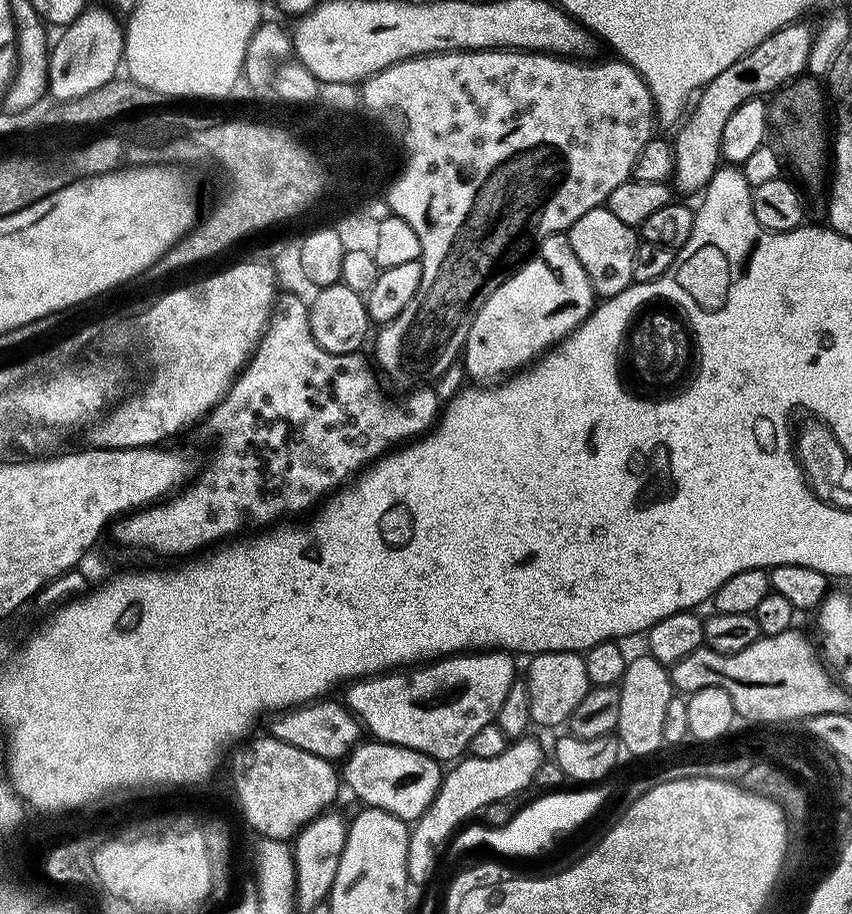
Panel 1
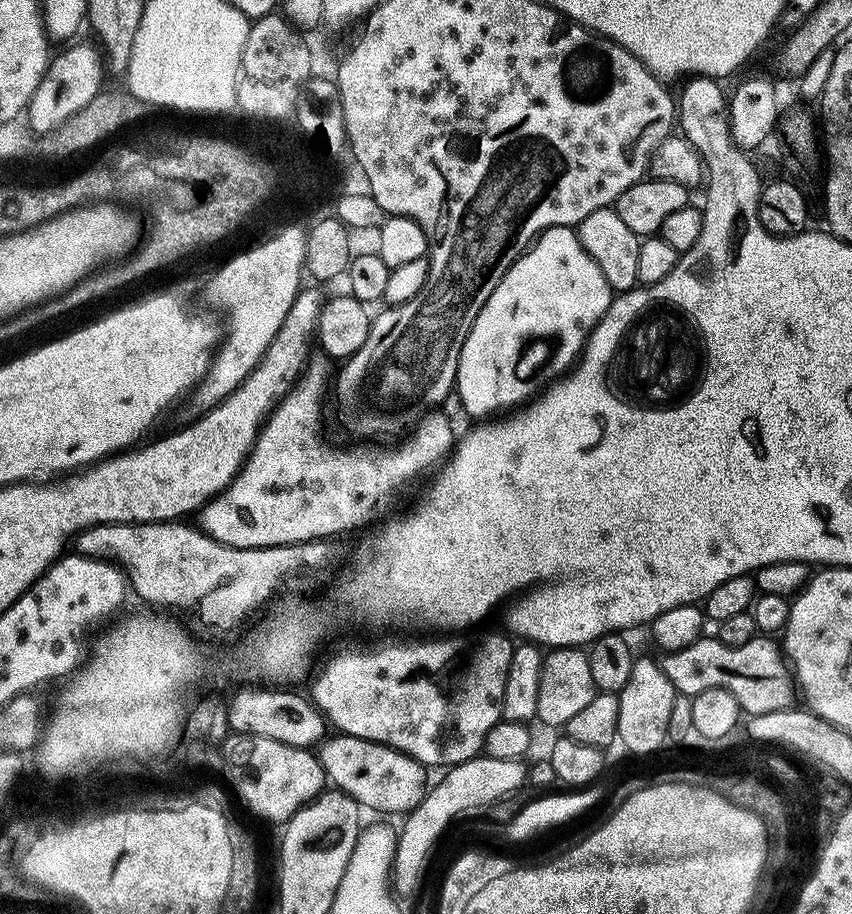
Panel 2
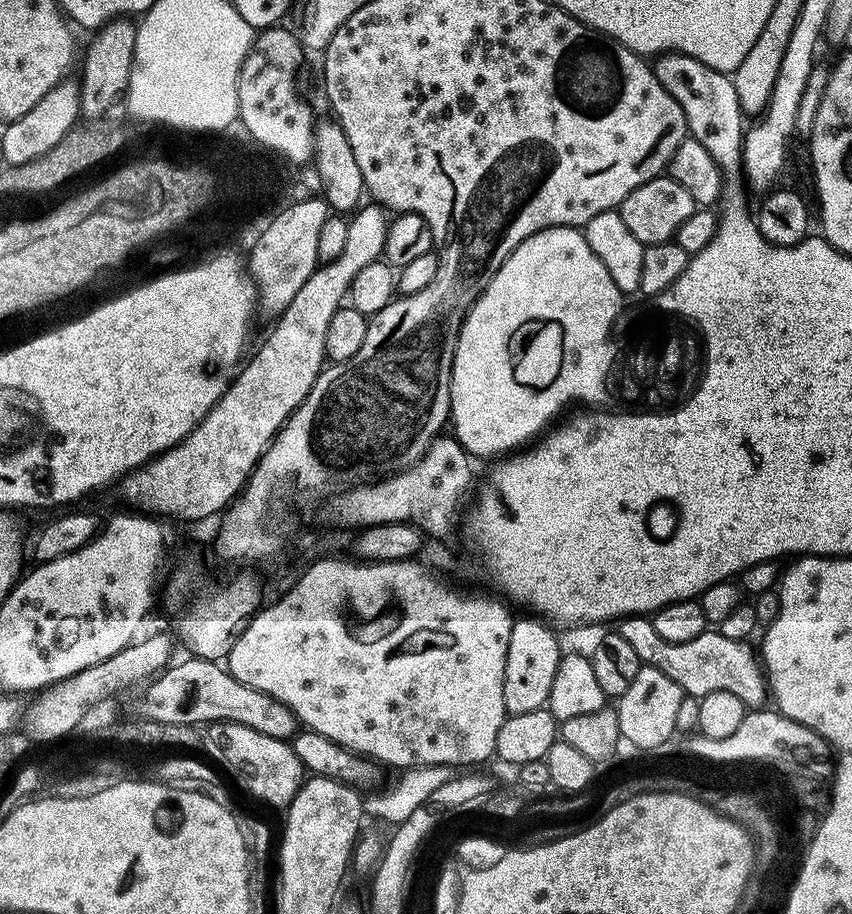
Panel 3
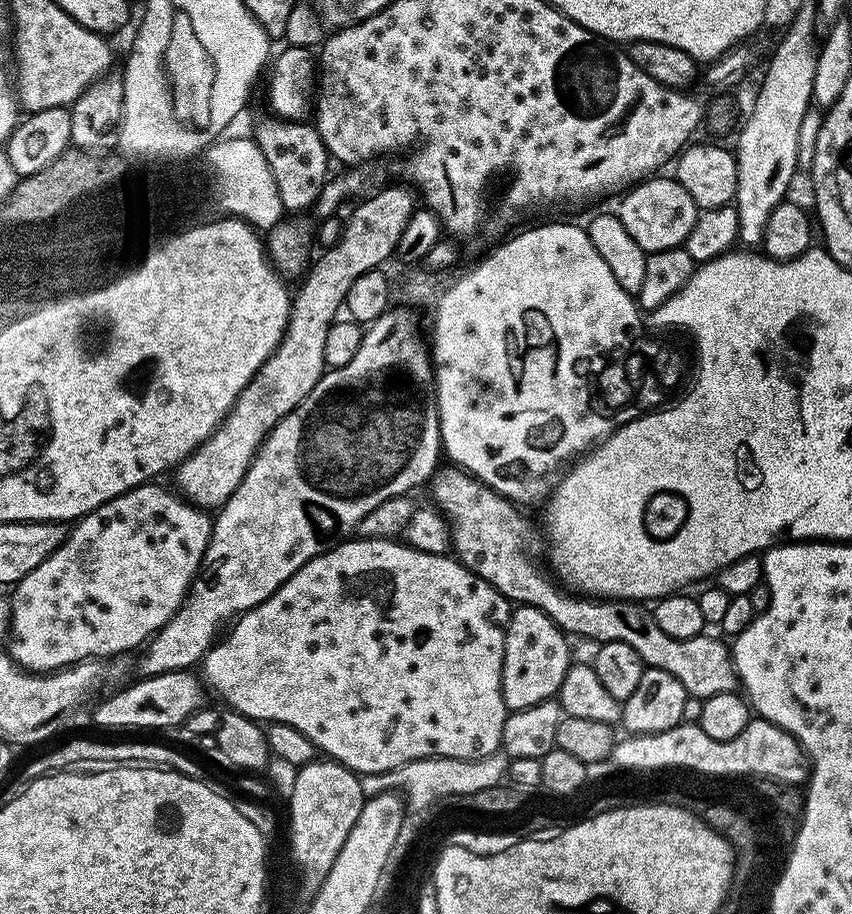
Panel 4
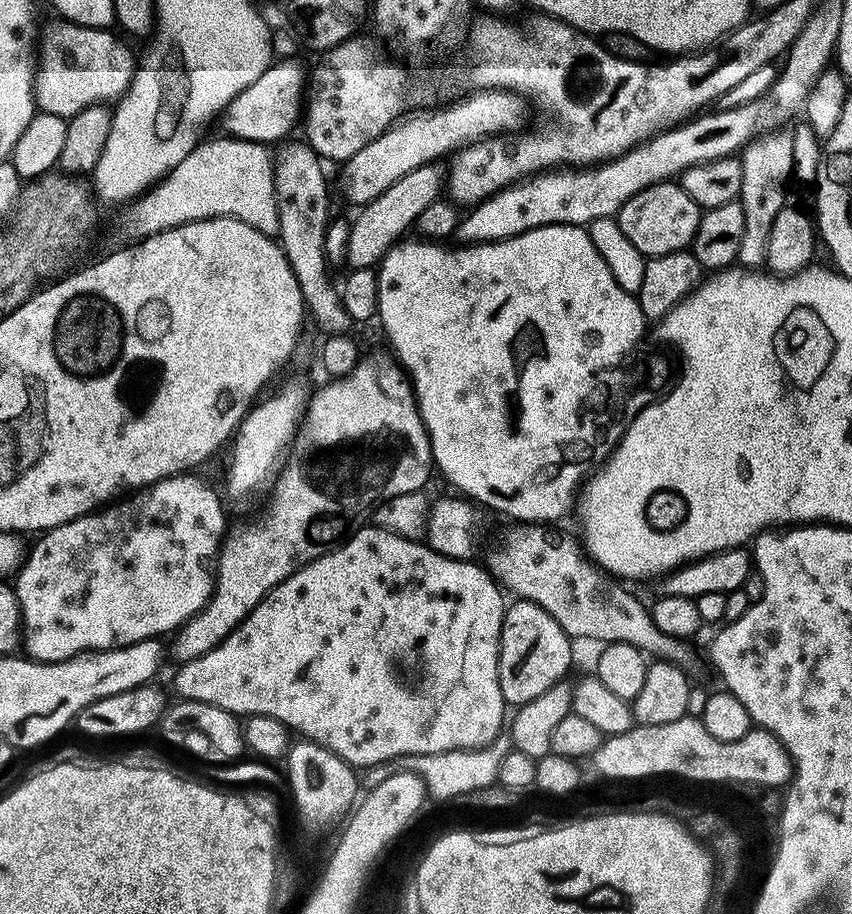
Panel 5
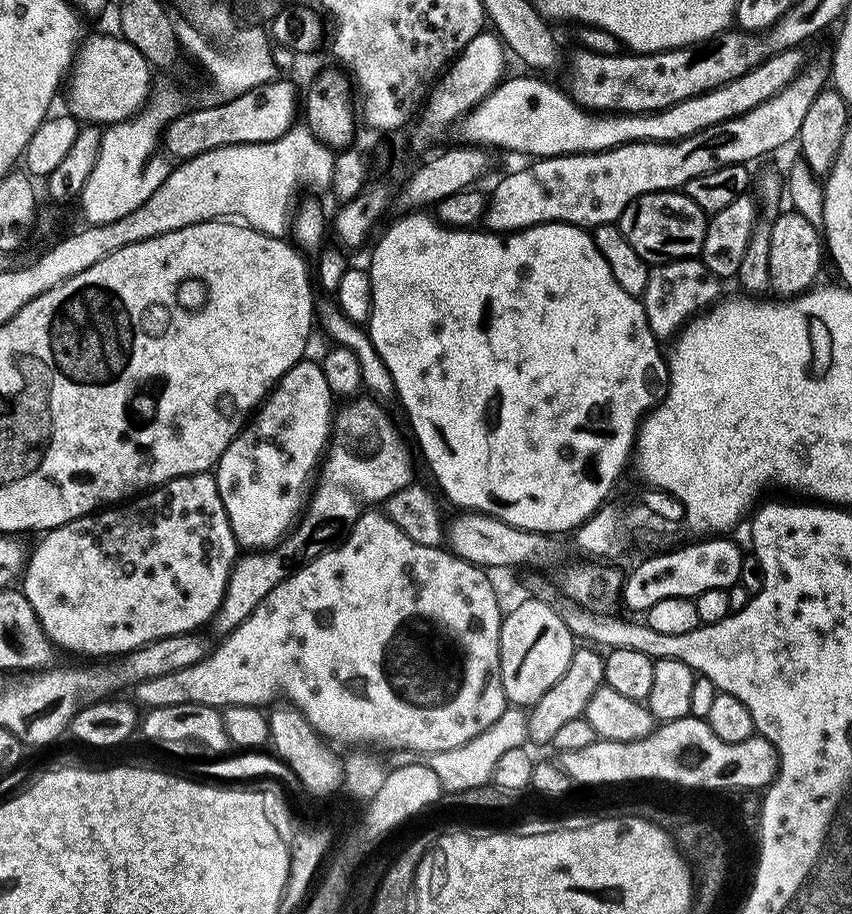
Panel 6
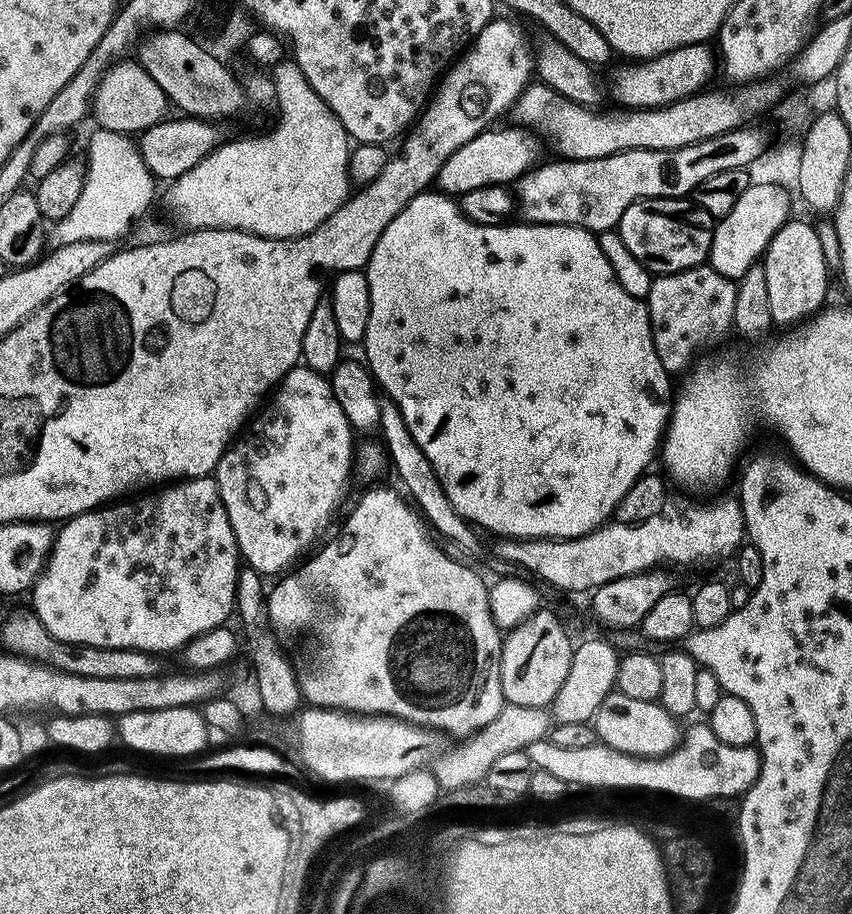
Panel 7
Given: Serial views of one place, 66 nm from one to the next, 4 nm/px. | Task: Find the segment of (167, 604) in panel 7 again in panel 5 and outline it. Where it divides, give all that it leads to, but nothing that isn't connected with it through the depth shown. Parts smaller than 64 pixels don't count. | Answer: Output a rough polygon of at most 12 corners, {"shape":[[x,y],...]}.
{"shape":[[167,476],[60,524],[14,580],[53,664],[212,597],[215,490]]}

